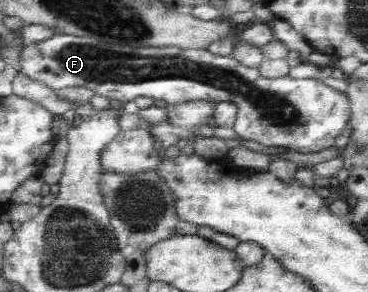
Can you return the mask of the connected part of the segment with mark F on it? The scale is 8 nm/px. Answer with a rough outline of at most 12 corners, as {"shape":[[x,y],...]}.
{"shape":[[53,34],[16,74],[124,105],[234,102],[244,141],[334,148],[348,94],[207,49]]}

